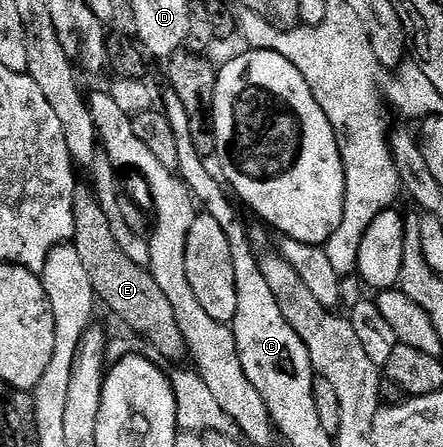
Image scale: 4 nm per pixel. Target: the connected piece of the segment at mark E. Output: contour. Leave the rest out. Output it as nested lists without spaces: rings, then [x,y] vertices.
[[[89,186],[74,188],[74,238],[72,245],[76,253],[80,253],[80,261],[88,273],[88,281],[92,281],[95,300],[102,303],[122,323],[127,323],[142,339],[150,342],[155,356],[163,355],[166,359],[178,363],[187,358],[186,342],[180,333],[180,325],[176,325],[176,313],[172,313],[172,304],[160,290],[160,285],[150,276],[147,268],[135,265],[116,245],[116,237],[112,237],[112,225],[108,225],[108,217],[104,217],[104,209],[94,196]]]

